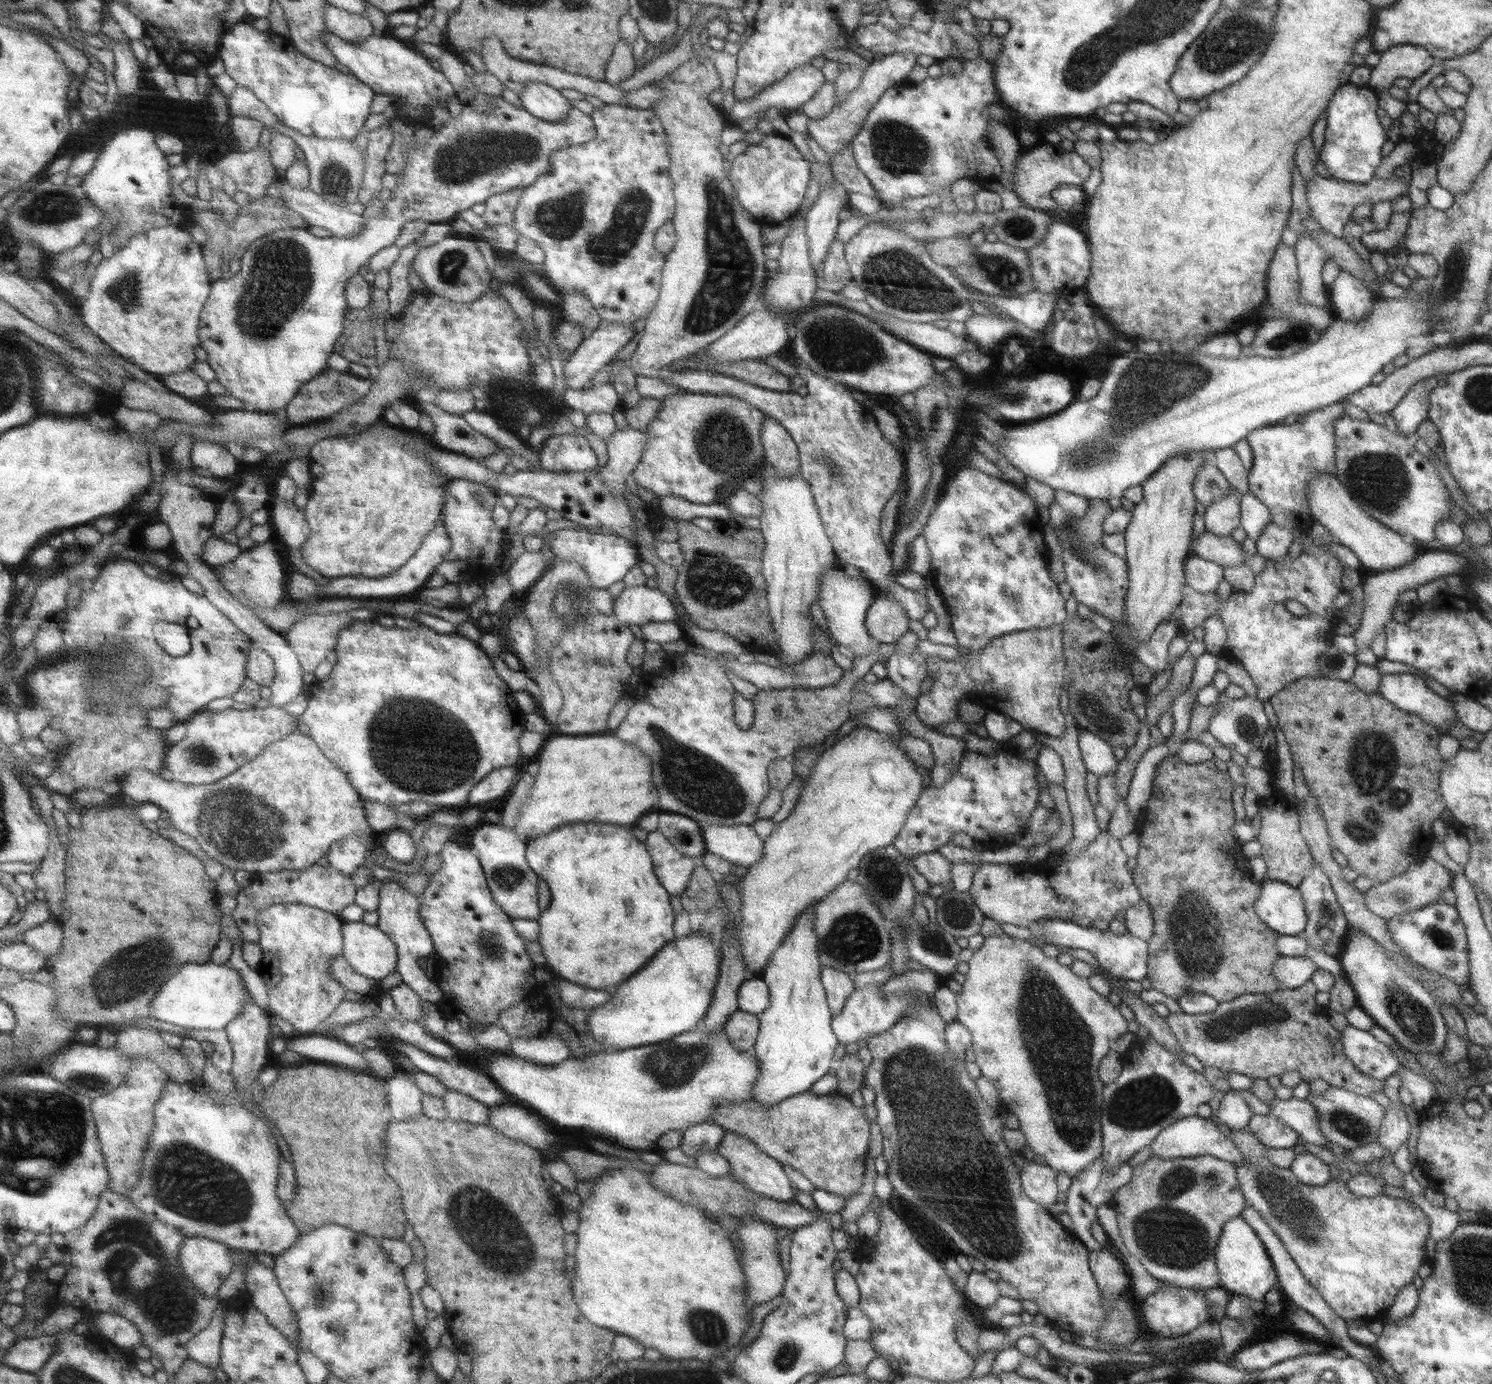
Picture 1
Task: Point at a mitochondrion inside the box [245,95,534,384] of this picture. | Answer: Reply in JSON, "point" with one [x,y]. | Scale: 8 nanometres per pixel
{"point":[335,179]}

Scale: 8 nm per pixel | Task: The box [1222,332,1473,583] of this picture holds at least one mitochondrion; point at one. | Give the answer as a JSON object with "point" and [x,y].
{"point":[1381,481]}

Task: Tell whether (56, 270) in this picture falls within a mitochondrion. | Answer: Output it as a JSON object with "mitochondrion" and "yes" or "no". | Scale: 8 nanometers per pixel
{"mitochondrion":"no"}

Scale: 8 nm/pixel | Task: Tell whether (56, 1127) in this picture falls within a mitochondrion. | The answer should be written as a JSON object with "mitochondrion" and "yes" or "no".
{"mitochondrion":"yes"}

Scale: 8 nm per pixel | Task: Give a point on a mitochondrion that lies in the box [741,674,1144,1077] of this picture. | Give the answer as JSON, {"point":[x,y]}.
{"point":[852,938]}

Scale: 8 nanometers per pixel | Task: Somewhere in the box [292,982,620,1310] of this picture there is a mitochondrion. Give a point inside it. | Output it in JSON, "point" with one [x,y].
{"point":[508,1250]}

